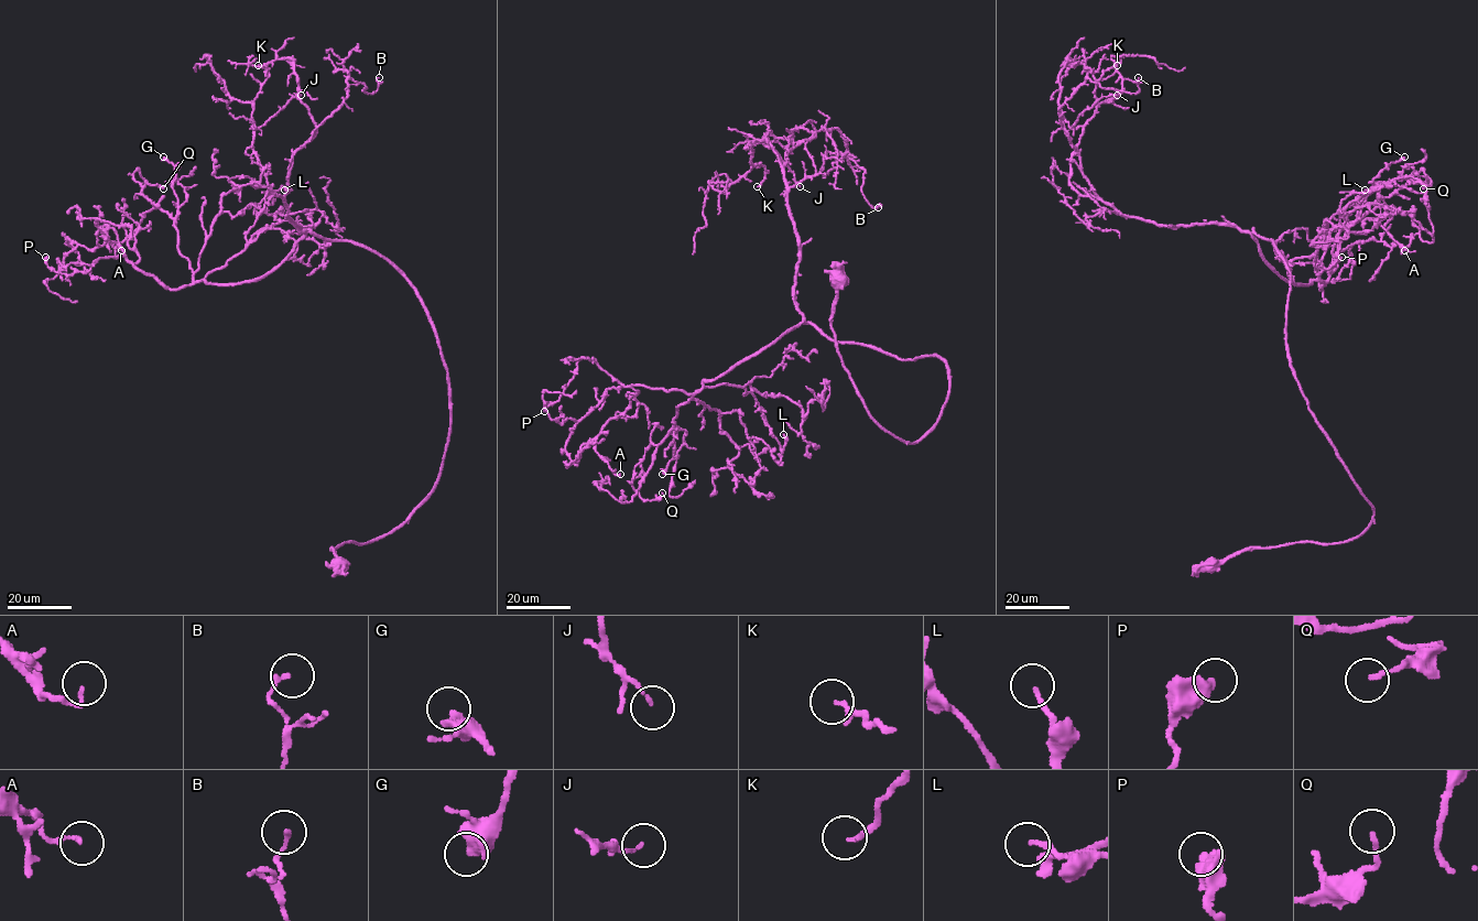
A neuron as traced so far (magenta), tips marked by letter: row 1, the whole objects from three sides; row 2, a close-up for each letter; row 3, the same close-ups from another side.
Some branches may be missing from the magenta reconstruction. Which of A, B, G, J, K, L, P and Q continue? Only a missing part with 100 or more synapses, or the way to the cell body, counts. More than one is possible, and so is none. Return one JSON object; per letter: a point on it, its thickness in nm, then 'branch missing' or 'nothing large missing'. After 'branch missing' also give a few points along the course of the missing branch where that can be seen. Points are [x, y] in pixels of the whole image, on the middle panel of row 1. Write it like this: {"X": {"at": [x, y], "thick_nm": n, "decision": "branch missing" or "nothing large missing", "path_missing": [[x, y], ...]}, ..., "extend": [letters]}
{"A": {"at": [620, 474], "thick_nm": 130, "decision": "nothing large missing"}, "B": {"at": [878, 207], "thick_nm": 120, "decision": "nothing large missing"}, "G": {"at": [662, 474], "thick_nm": 500, "decision": "nothing large missing"}, "J": {"at": [800, 186], "thick_nm": 100, "decision": "nothing large missing"}, "K": {"at": [757, 186], "thick_nm": 170, "decision": "nothing large missing"}, "L": {"at": [783, 434], "thick_nm": 170, "decision": "nothing large missing"}, "P": {"at": [544, 411], "thick_nm": 440, "decision": "nothing large missing"}, "Q": {"at": [662, 492], "thick_nm": 150, "decision": "nothing large missing"}, "extend": []}

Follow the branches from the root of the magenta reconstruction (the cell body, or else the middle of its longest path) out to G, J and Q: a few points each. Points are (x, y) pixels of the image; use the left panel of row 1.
G: (339, 564), (439, 475), (433, 322), (389, 261), (310, 229), (258, 278), (195, 281), (163, 156)
J: (339, 564), (432, 490), (449, 387), (416, 290), (303, 231), (268, 184), (251, 126), (301, 95)
Q: (339, 564), (439, 475), (428, 313), (382, 257), (310, 229), (258, 278), (195, 281), (133, 172), (163, 188)

